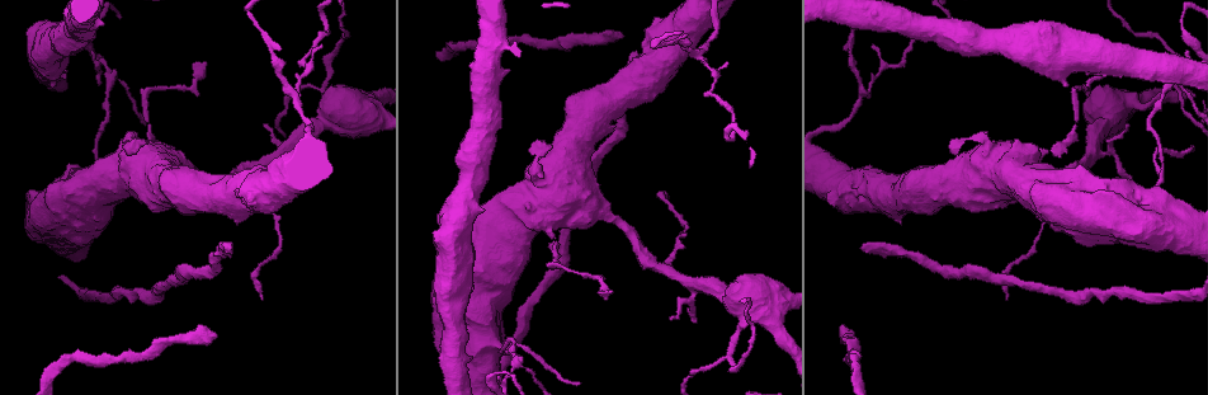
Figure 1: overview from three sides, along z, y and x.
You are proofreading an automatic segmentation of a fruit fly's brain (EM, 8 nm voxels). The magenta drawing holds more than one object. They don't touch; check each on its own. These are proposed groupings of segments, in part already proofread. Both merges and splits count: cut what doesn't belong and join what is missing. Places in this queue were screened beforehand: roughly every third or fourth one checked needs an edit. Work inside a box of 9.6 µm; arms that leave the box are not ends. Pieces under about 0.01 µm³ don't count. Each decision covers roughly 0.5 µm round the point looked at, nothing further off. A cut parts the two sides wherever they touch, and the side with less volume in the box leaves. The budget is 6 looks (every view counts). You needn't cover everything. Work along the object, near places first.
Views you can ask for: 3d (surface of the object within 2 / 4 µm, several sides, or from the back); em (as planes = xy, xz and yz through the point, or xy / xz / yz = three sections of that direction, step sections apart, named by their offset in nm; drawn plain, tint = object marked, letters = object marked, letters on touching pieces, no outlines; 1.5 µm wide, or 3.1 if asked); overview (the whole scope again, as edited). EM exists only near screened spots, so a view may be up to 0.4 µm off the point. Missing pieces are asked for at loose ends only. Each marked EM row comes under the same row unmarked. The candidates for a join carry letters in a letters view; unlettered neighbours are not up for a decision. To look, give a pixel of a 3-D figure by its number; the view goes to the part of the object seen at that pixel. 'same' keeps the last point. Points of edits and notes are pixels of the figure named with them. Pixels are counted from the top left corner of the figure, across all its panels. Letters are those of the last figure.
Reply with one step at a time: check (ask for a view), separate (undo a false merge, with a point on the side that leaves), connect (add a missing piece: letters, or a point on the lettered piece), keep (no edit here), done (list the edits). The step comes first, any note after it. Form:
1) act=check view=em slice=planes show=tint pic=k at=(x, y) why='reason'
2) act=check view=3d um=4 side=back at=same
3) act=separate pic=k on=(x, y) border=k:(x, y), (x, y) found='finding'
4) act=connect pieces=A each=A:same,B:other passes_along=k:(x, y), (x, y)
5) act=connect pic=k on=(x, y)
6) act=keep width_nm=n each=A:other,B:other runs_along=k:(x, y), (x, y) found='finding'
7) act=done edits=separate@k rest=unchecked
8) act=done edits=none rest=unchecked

act=check view=3d um=2 pic=1 at=(692, 286) why='thin arm on a thick one'

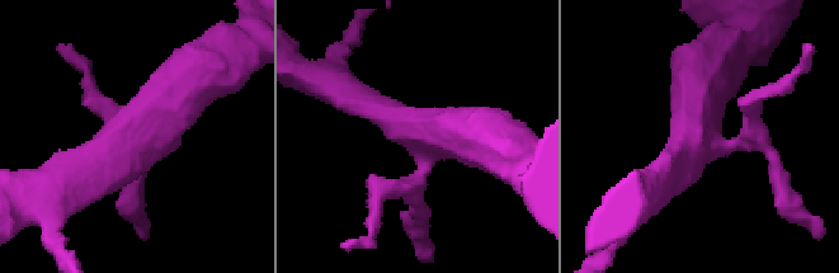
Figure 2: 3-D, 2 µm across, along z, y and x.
act=check view=em slice=yz step=4 show=tint pic=2 at=(697, 143)

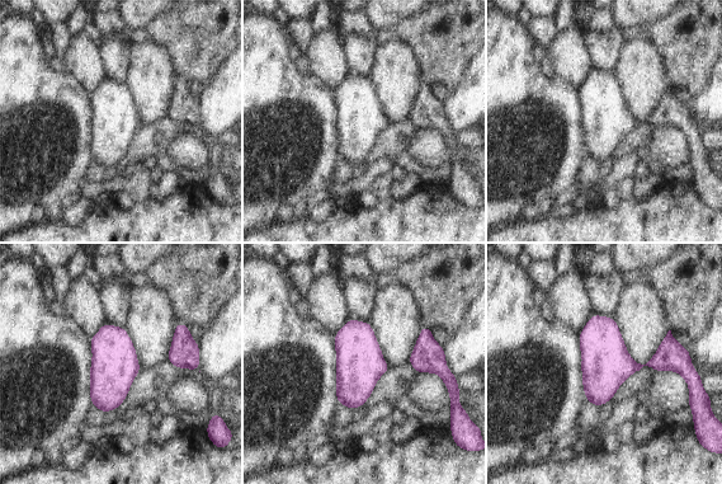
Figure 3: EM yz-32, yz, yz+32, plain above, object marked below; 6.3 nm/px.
act=check view=em slice=planes show=letters at=same

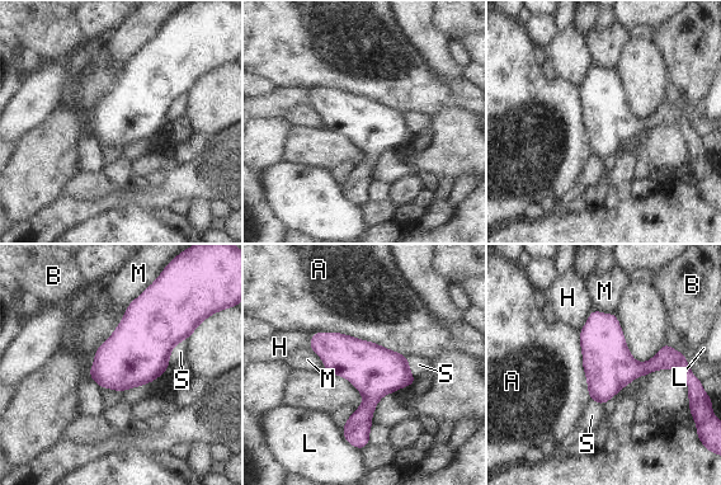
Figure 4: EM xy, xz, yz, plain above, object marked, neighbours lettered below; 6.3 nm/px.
act=keep width_nm=320 longest_contact=A:600nm each=A:other,B:other,H:other,L:other,M:other,S:other found='continuous, no second neuron'

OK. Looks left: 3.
act=check view=em slice=planes show=letters pic=1 at=(203, 62) why='branch stops here'

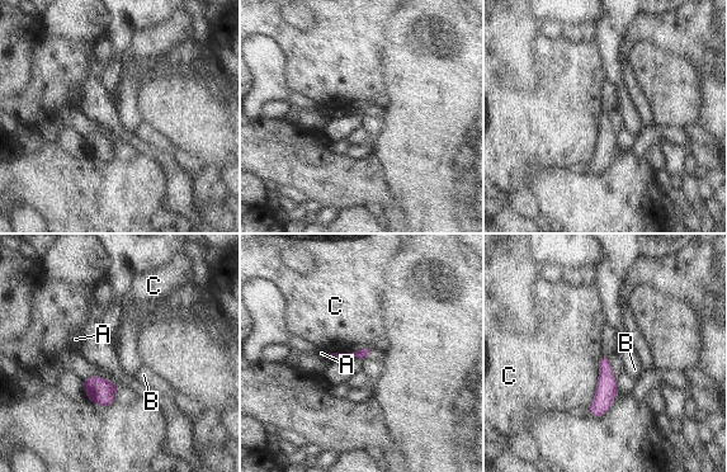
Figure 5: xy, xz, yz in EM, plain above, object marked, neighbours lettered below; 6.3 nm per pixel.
act=keep each=A:other,B:other,C:other runs_along=5:(603, 358), (605, 395), (595, 414) found='none of them fits'

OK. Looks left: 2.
act=check view=em slice=planes show=tint pic=1 at=(700, 52) why='three arms meet'

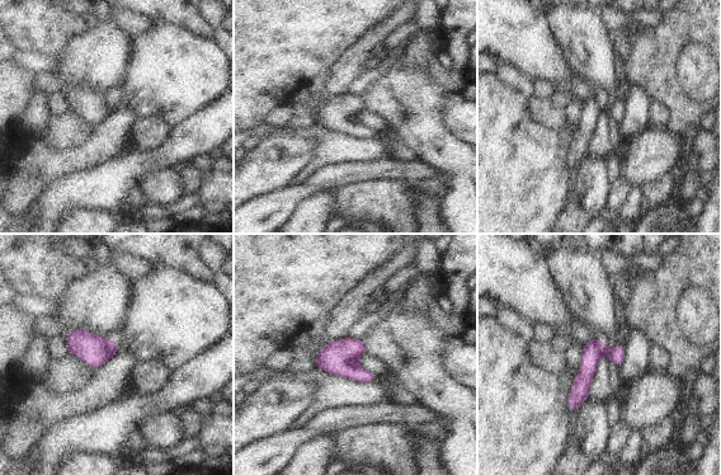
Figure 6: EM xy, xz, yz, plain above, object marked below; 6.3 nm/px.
act=check view=em slice=planes show=letters at=same why='see the neighbours'

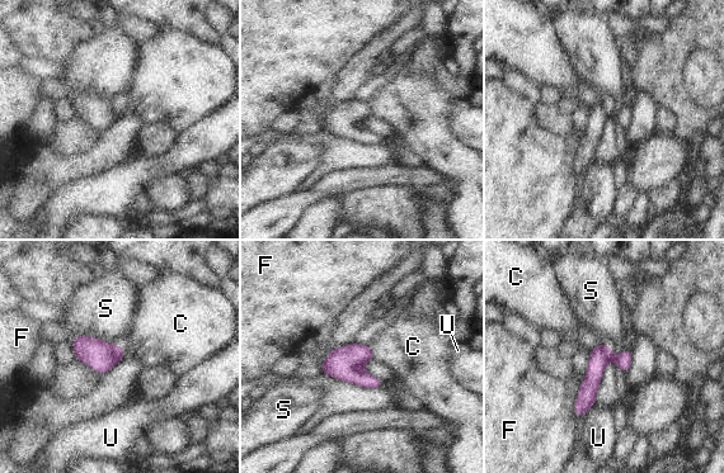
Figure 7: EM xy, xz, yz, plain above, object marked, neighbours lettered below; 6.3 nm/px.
act=keep each=C:other,F:other,S:other,U:other border=7:(368, 346), (374, 358) found='all the same neuron'

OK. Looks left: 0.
act=done edits=none rest=unchecked

